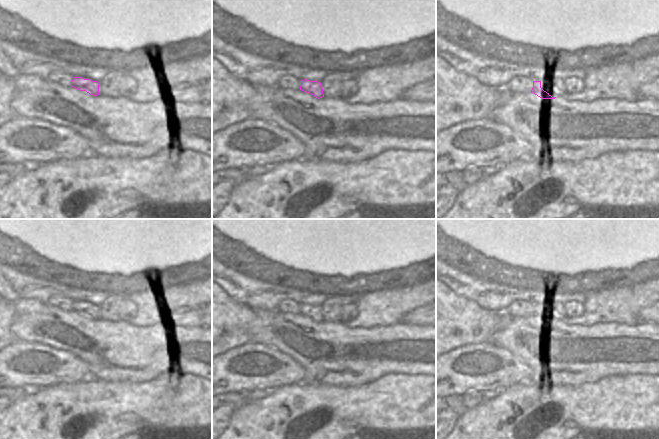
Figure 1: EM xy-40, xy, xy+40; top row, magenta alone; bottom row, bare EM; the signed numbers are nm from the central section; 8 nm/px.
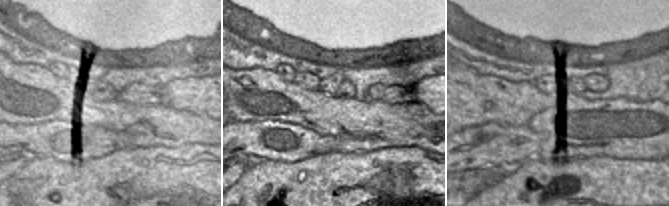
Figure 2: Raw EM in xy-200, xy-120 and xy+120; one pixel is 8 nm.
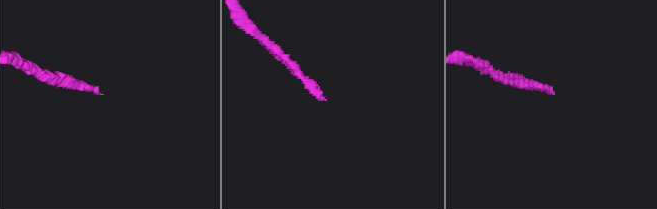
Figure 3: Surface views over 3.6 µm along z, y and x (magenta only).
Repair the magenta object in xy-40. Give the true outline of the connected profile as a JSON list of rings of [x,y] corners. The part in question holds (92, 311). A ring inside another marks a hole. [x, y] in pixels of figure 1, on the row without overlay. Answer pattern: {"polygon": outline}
{"polygon": [[[73,301],[71,311],[74,311],[80,315],[86,315],[90,319],[99,319],[99,306],[92,305],[90,303],[84,303],[82,301]]]}

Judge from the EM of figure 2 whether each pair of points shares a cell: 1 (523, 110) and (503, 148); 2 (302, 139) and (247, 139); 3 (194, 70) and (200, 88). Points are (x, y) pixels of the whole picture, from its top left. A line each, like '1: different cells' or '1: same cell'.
1: different cells
2: same cell
3: different cells

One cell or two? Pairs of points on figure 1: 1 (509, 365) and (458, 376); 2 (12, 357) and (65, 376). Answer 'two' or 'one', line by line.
1: one
2: one

